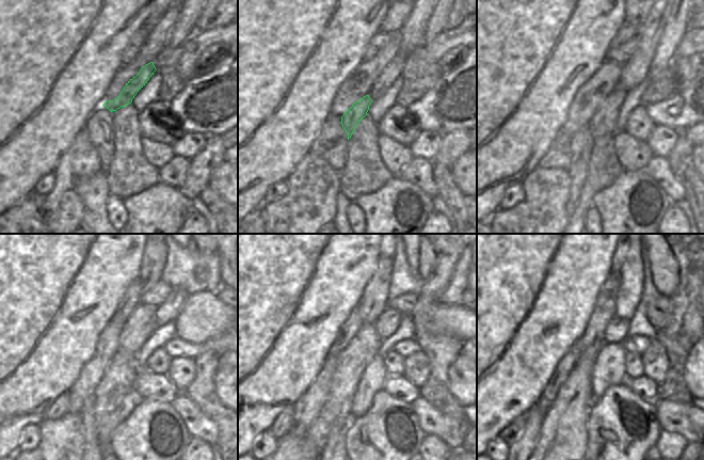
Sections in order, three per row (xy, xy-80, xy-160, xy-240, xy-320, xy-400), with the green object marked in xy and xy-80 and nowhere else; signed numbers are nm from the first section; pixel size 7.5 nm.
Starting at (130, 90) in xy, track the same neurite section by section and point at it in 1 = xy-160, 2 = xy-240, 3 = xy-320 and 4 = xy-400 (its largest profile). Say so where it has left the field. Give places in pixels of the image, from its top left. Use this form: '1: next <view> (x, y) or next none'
1: next xy-160 (581, 143)
2: next xy-240 (92, 450)
3: next none
4: next none

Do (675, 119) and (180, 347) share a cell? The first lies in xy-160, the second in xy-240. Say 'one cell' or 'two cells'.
one cell

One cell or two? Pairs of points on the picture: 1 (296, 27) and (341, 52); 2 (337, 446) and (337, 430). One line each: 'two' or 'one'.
1: one
2: one

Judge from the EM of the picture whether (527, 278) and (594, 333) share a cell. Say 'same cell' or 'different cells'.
different cells

